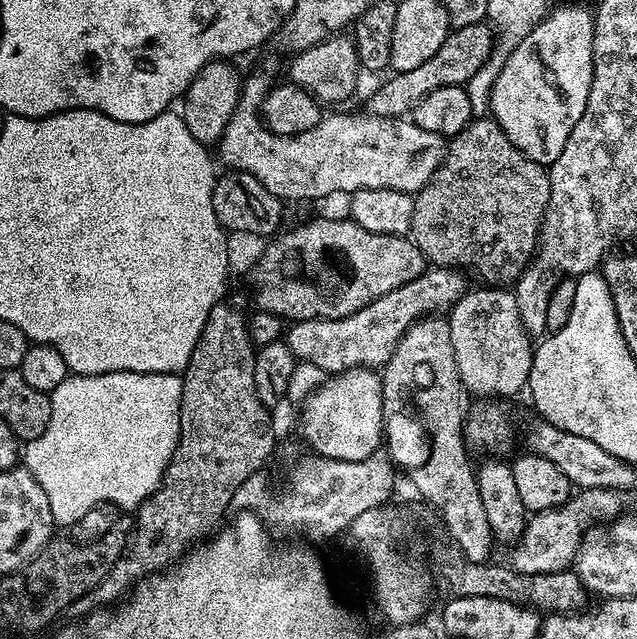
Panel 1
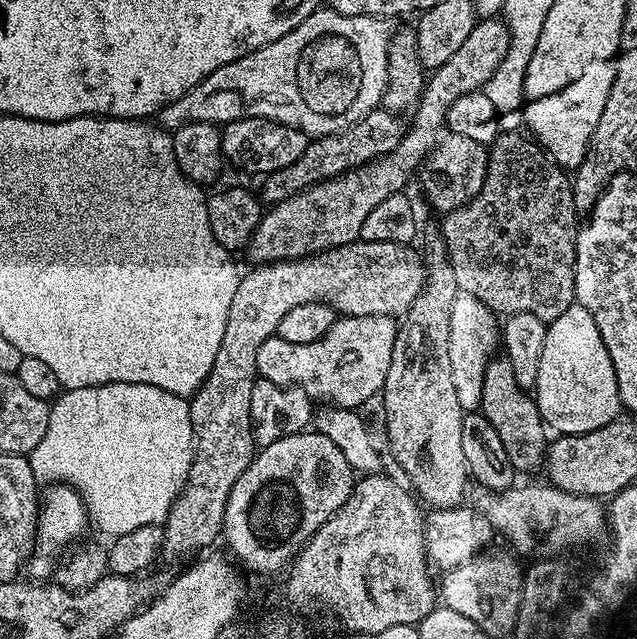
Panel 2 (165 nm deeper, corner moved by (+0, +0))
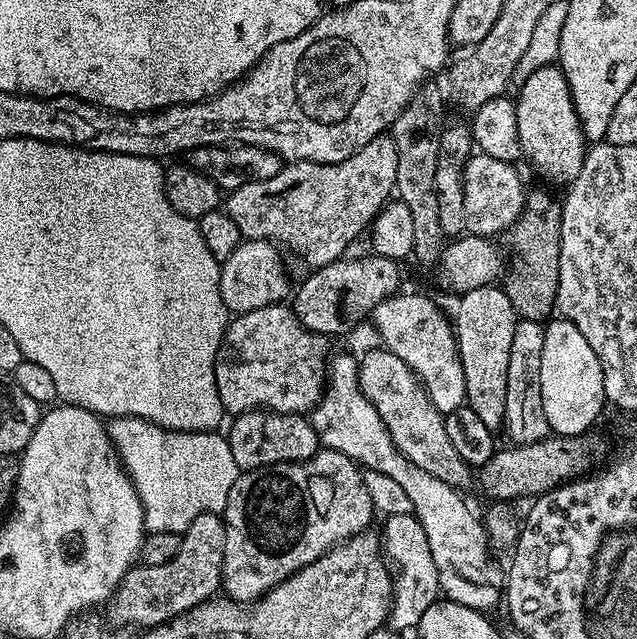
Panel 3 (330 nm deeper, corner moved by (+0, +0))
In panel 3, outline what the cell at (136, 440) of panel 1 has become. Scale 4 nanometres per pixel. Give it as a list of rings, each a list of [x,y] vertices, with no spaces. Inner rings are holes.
[[[137,416],[109,419],[106,427],[142,502],[148,532],[183,534],[198,514],[223,513],[226,498],[230,498],[230,489],[241,470],[238,462],[234,462],[234,454],[230,454],[227,439],[219,431],[171,432]]]

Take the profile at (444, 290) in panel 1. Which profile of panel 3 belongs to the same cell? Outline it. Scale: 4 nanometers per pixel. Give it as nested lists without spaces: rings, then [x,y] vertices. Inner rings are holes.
[[[284,302],[233,315],[214,362],[214,382],[225,413],[239,414],[253,410],[311,413],[324,394],[328,344],[325,337],[308,332],[297,320],[293,309]]]

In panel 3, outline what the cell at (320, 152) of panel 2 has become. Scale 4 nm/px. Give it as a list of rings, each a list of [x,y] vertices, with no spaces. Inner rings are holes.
[[[381,134],[342,162],[288,162],[266,182],[231,189],[226,211],[244,240],[271,240],[288,247],[306,269],[315,270],[341,259],[363,232],[365,235],[380,209],[393,199],[397,174],[398,150],[391,135]]]

